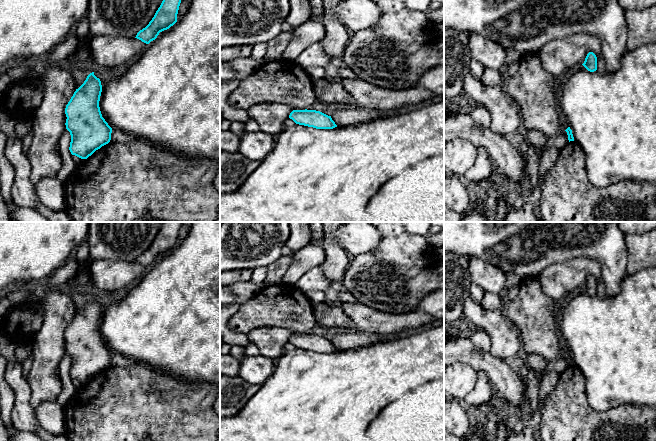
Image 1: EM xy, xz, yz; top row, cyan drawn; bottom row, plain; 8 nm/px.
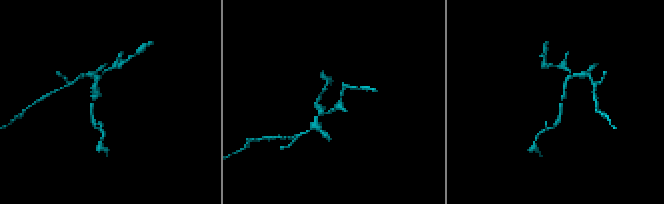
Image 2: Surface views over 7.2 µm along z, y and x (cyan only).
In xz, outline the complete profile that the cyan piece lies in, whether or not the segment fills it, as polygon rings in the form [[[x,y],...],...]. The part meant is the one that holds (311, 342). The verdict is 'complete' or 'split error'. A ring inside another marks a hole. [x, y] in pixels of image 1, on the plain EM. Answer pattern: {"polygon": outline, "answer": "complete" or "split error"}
{"polygon": [[[293,334],[289,342],[296,348],[316,353],[333,353],[337,351],[331,340],[316,334]]], "answer": "complete"}

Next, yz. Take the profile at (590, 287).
{"polygon": [[[589,276],[582,288],[588,295],[594,296],[597,294],[597,281],[593,276]]], "answer": "complete"}

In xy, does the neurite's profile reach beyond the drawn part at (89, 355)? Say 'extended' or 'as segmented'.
as segmented

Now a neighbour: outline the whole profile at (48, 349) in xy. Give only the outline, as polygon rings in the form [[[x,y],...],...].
[[[55,290],[45,292],[42,304],[45,309],[43,324],[33,338],[31,351],[33,364],[27,379],[31,388],[30,404],[34,411],[43,403],[56,400],[62,392],[62,381],[58,370],[60,362],[66,354],[65,332],[76,315],[75,303],[68,294],[59,293]]]

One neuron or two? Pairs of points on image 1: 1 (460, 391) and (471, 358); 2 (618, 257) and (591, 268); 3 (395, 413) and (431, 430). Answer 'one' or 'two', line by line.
1: two
2: two
3: one

